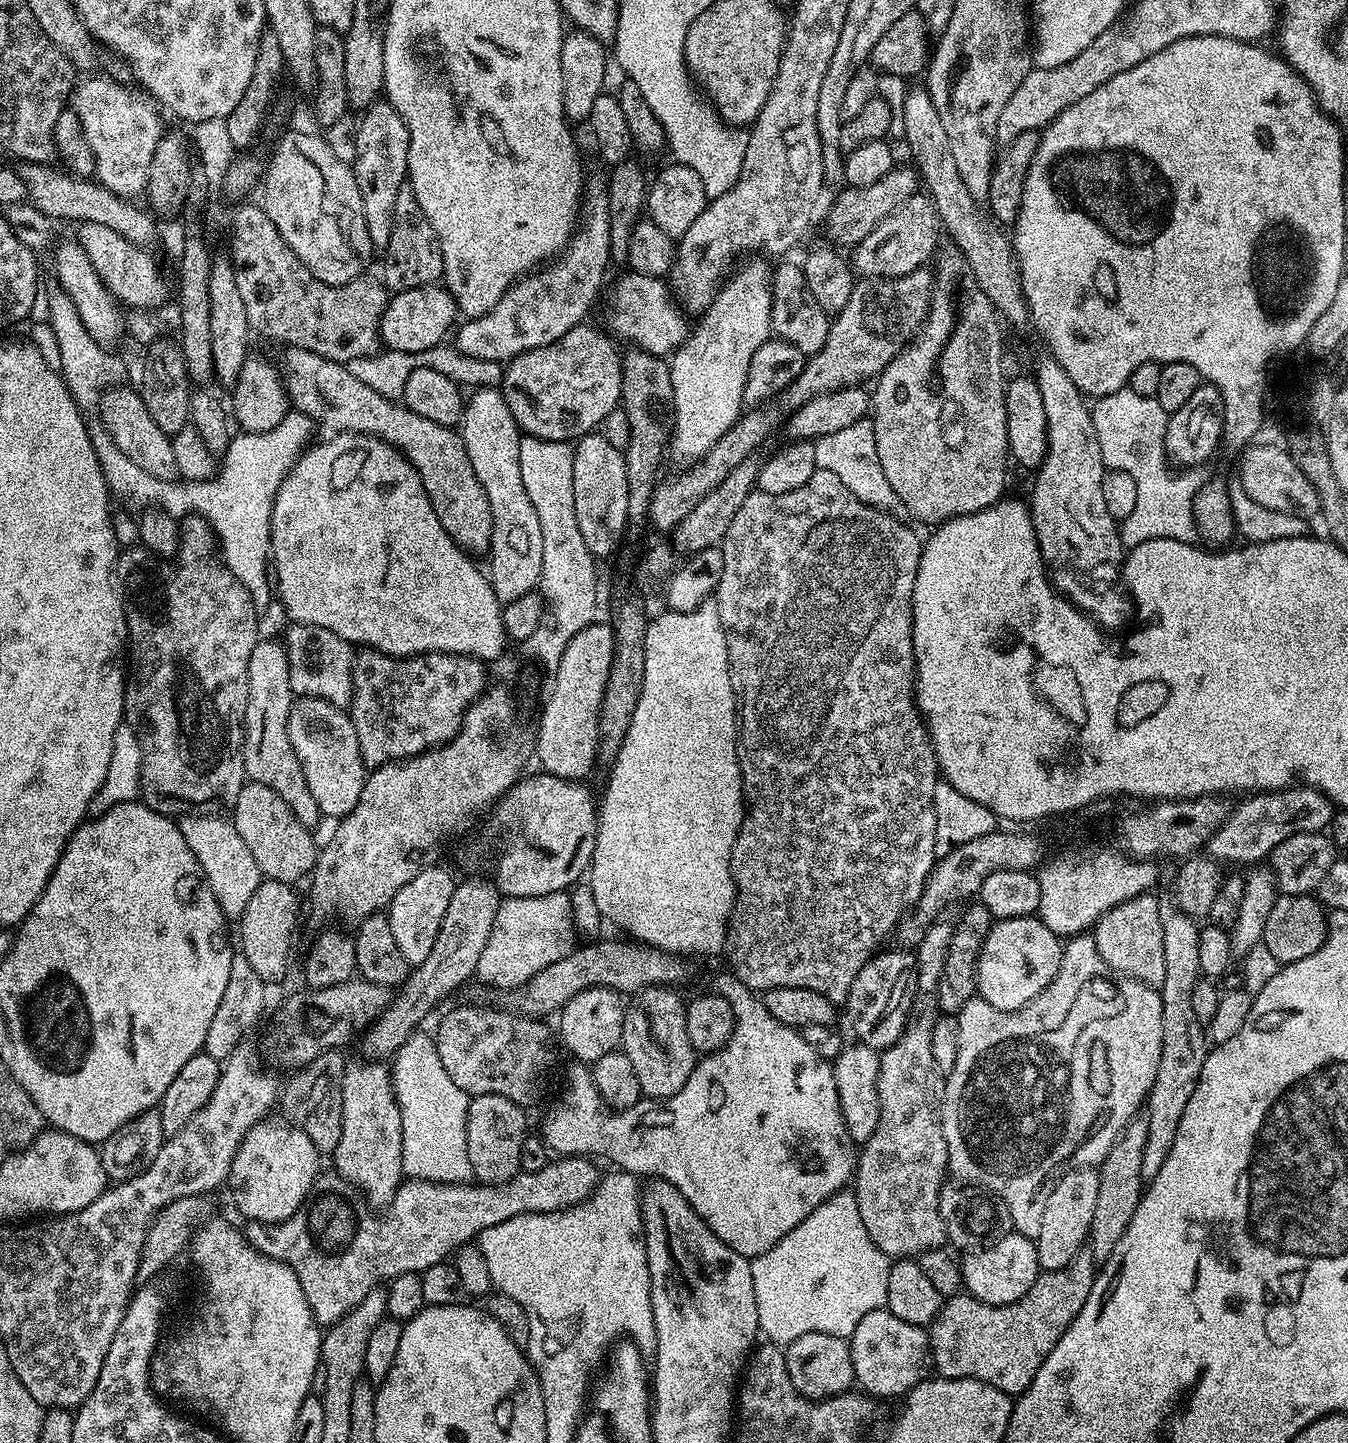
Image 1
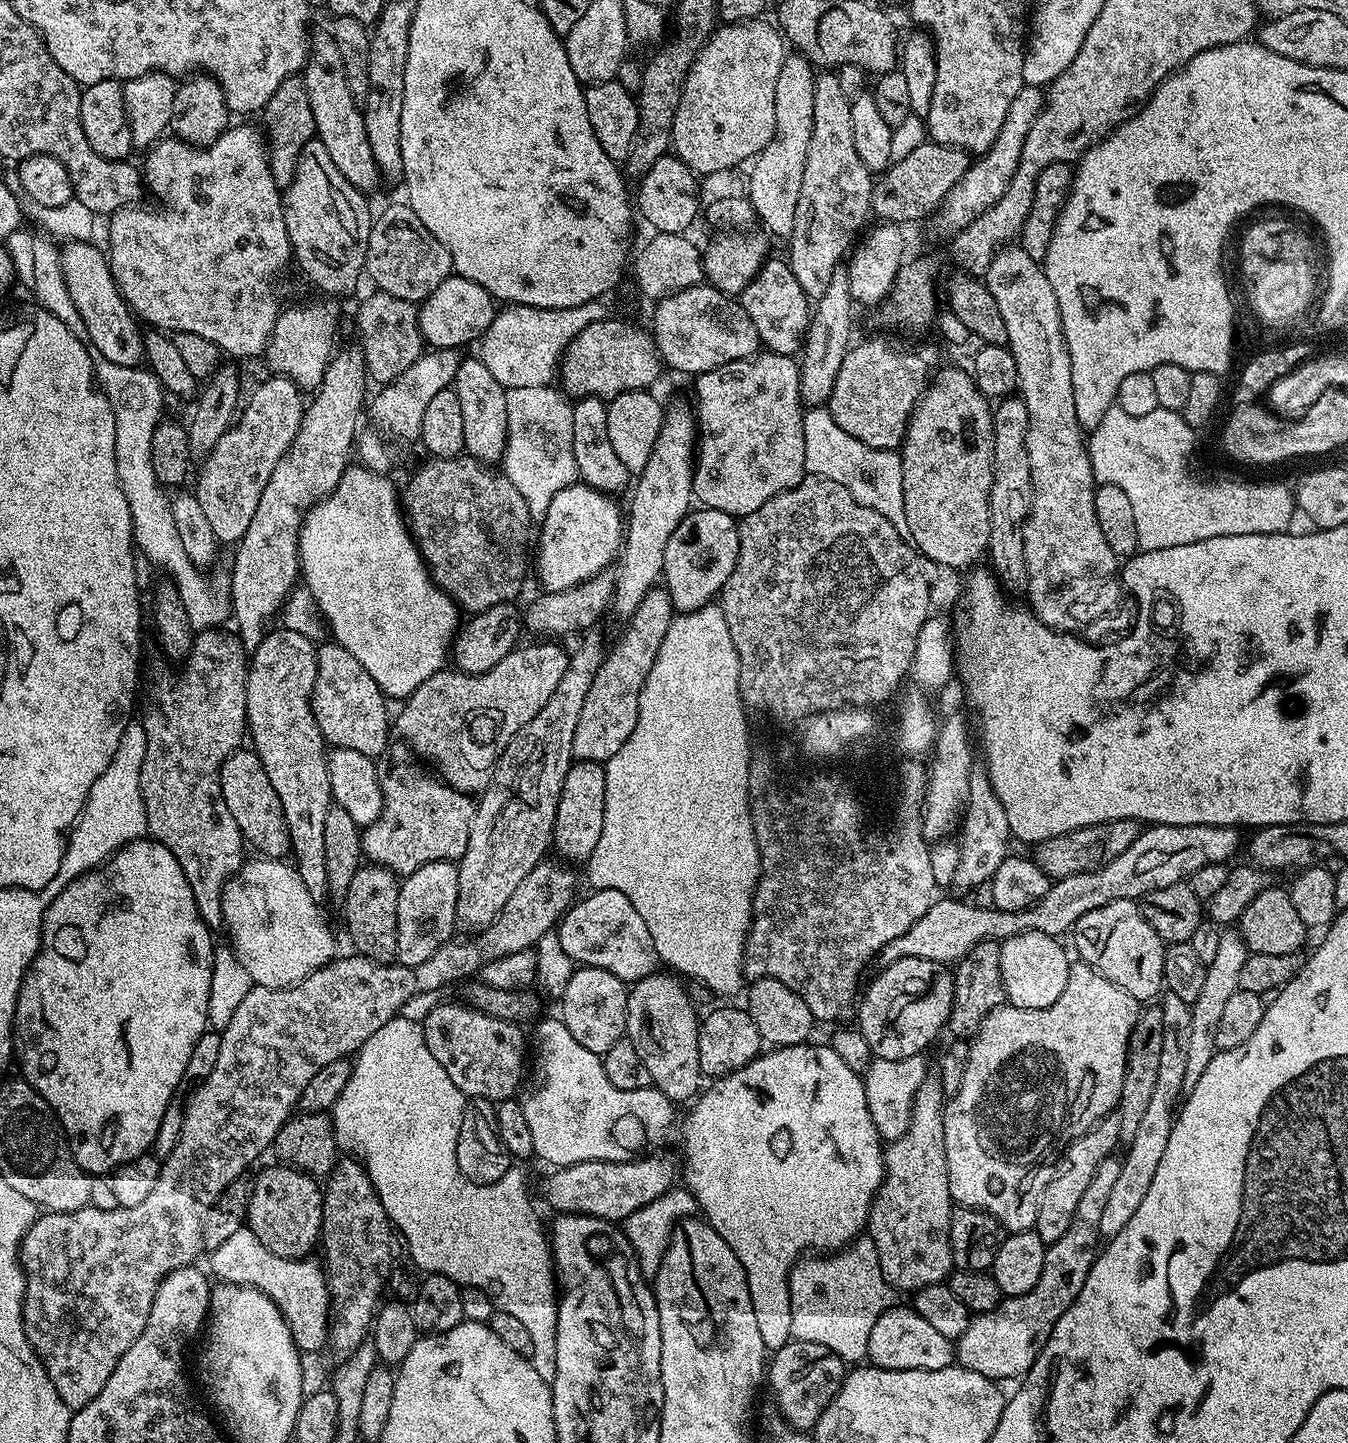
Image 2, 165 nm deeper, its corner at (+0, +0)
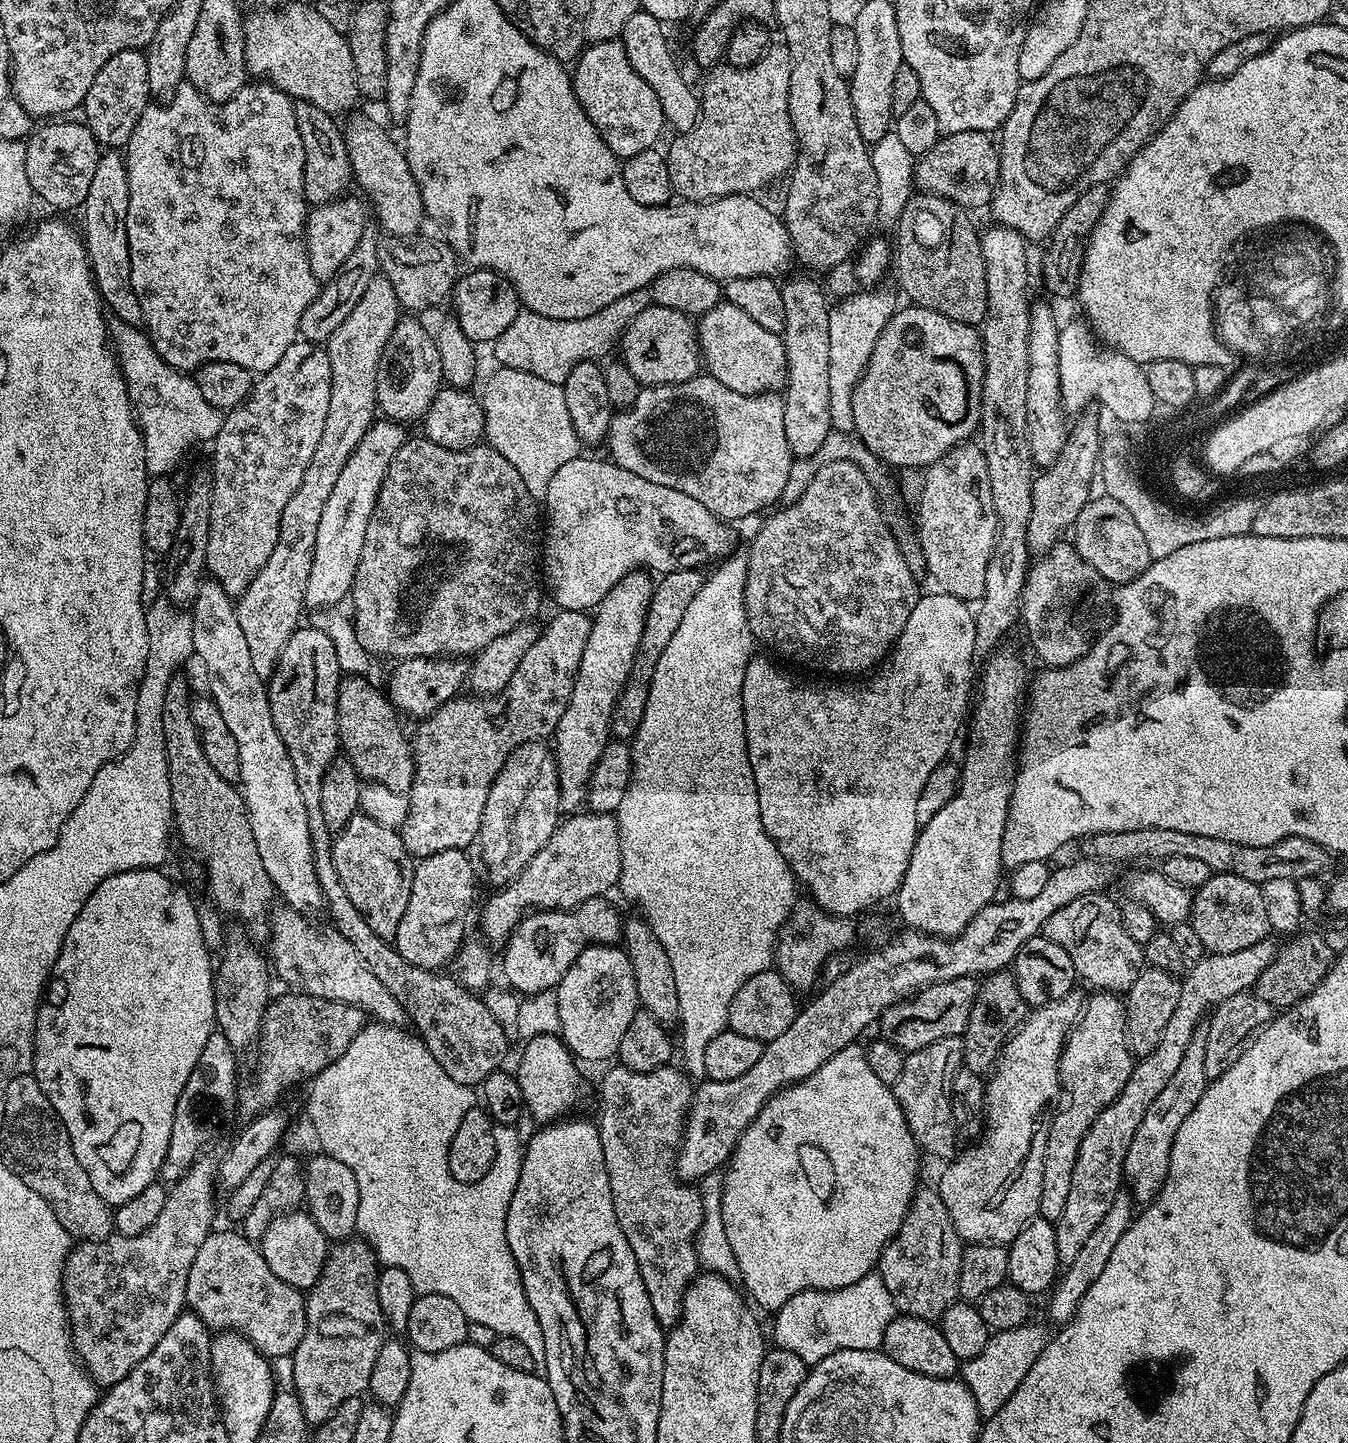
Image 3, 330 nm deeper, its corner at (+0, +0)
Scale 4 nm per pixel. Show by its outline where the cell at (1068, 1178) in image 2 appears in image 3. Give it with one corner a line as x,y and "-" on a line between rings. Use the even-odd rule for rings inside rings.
1096,990
1091,994
1092,997
1089,995
1085,999
1080,1018
1073,1024
1060,1052
1060,1082
1066,1089
1066,1099
1059,1105
1060,1113
1051,1117
1052,1125
1050,1120
1046,1128
1042,1198
1038,1213
1041,1220
1055,1222
1062,1218
1066,1197
1070,1195
1070,1174
1074,1174
1074,1162
1078,1162
1078,1146
1094,1118
1098,1118
1114,1098
1118,1098
1132,1073
1134,1057
1126,1038
1125,1001
1114,992

